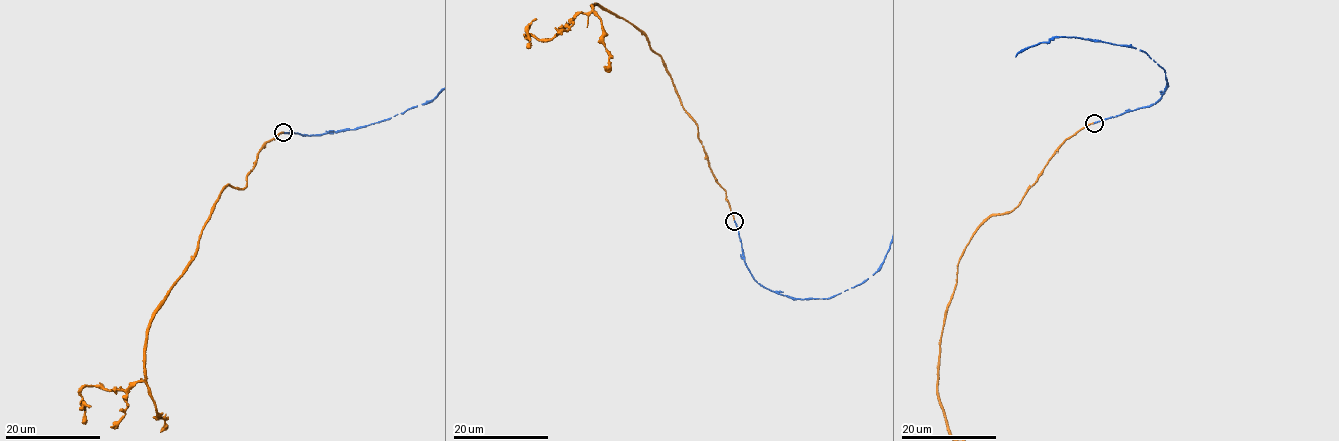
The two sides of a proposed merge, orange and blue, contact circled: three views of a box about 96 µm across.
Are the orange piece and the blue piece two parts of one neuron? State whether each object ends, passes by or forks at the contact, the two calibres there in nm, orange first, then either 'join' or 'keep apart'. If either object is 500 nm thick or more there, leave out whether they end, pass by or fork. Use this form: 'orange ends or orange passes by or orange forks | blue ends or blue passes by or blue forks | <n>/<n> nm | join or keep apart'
orange ends | blue ends | 180/200 nm | join

